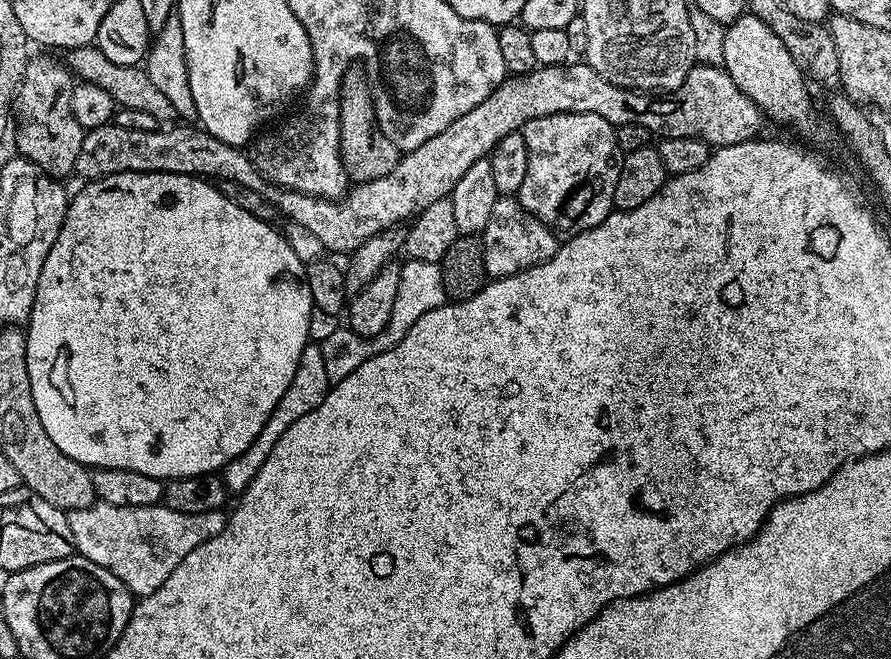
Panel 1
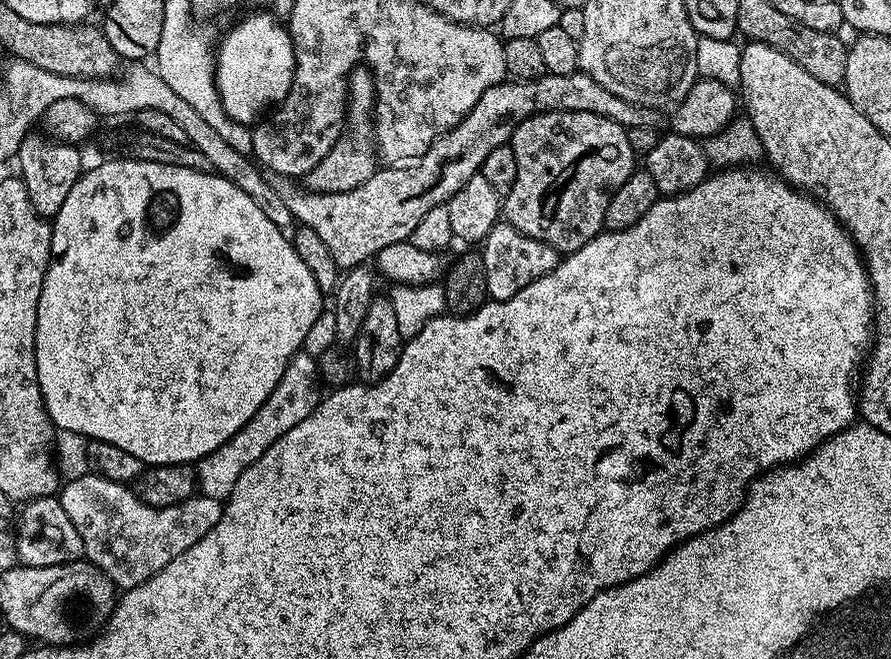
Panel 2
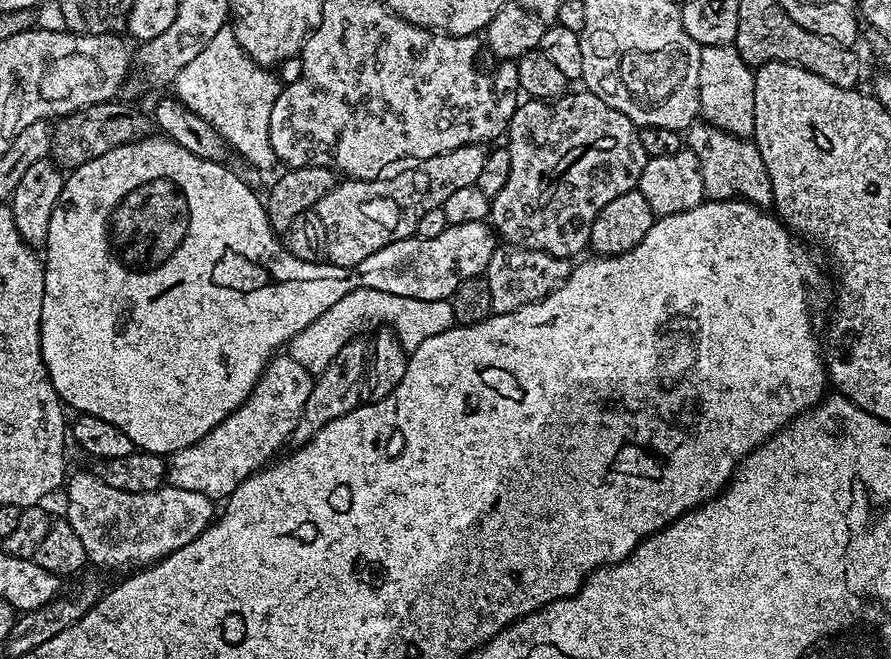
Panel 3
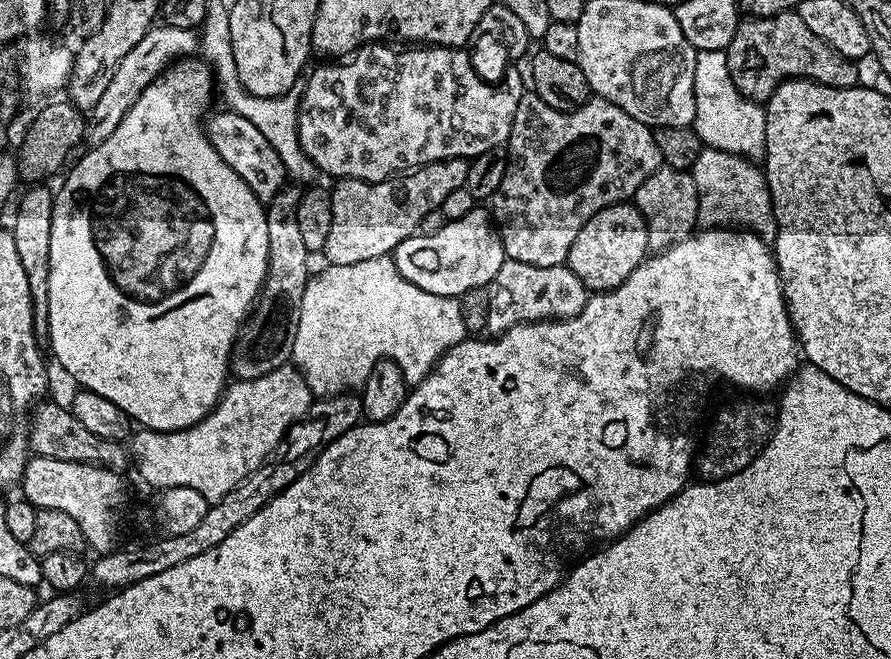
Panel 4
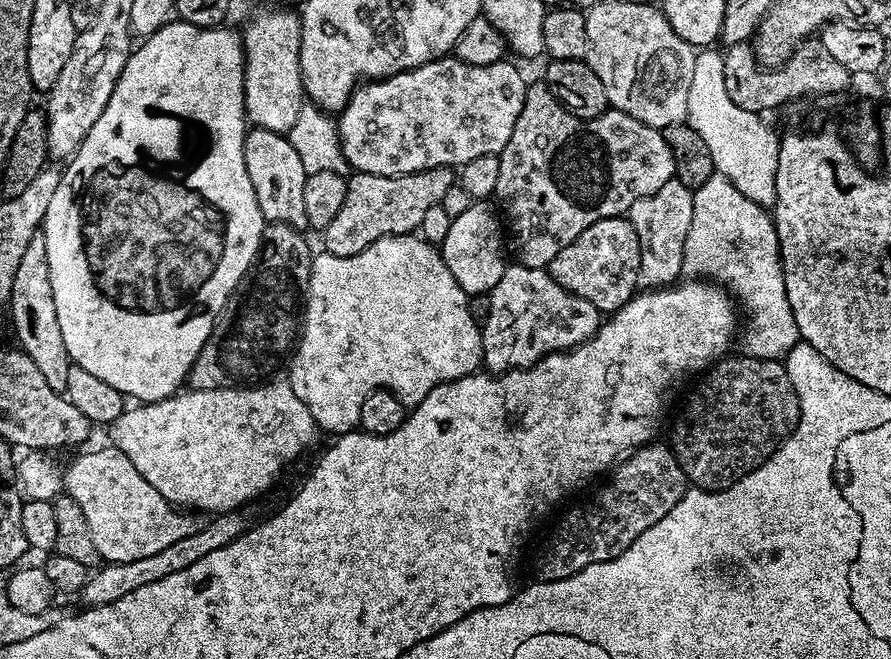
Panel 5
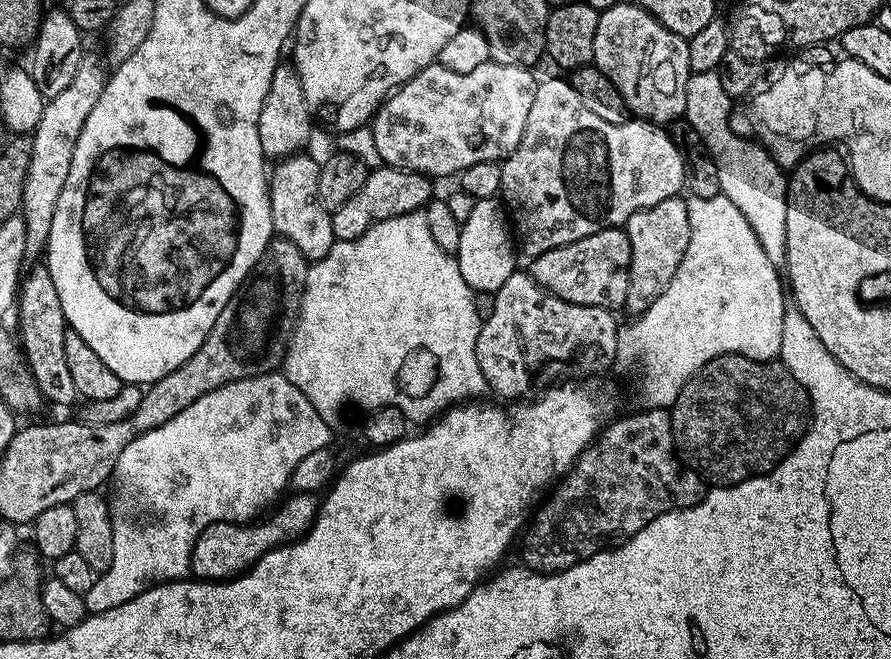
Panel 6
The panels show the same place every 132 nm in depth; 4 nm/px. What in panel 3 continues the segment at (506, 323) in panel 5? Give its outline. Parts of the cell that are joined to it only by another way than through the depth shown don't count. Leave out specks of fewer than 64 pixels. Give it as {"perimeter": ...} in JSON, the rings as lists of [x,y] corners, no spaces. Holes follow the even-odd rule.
{"perimeter":[[[501,243],[490,254],[486,279],[490,286],[490,302],[493,313],[513,312],[527,308],[539,300],[547,300],[556,287],[571,276],[574,267],[571,259],[562,256],[551,256],[542,250],[519,248],[517,244]]]}

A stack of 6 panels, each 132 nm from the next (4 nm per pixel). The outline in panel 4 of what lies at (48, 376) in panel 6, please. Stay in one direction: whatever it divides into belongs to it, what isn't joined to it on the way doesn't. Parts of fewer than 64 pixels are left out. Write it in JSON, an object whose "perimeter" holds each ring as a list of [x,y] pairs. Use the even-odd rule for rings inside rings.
{"perimeter":[[[48,186],[25,187],[24,197],[16,208],[16,221],[10,224],[14,246],[18,250],[18,259],[22,261],[22,270],[26,270],[26,282],[30,286],[30,298],[34,310],[34,330],[37,341],[48,338],[48,295],[50,294],[50,226],[52,211],[56,205],[53,189]]]}

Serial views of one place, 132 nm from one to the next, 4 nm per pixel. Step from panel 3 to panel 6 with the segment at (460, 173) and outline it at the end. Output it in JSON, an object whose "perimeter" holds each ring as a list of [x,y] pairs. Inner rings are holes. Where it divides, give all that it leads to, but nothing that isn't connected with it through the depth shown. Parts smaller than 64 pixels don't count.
{"perimeter":[[[376,166],[369,171],[366,182],[342,206],[332,212],[332,225],[337,240],[358,240],[367,237],[370,226],[398,218],[402,214],[419,212],[433,199],[433,181],[423,172],[410,172],[407,168]]]}

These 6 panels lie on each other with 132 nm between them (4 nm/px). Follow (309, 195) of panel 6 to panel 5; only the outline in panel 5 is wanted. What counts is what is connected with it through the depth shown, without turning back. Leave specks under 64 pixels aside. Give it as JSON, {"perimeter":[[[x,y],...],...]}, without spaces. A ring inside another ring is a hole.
{"perimeter":[[[249,127],[244,133],[244,157],[246,174],[250,174],[265,221],[277,220],[301,230],[307,229],[305,191],[308,172],[303,168],[298,151],[291,145],[289,137],[265,128]]]}

